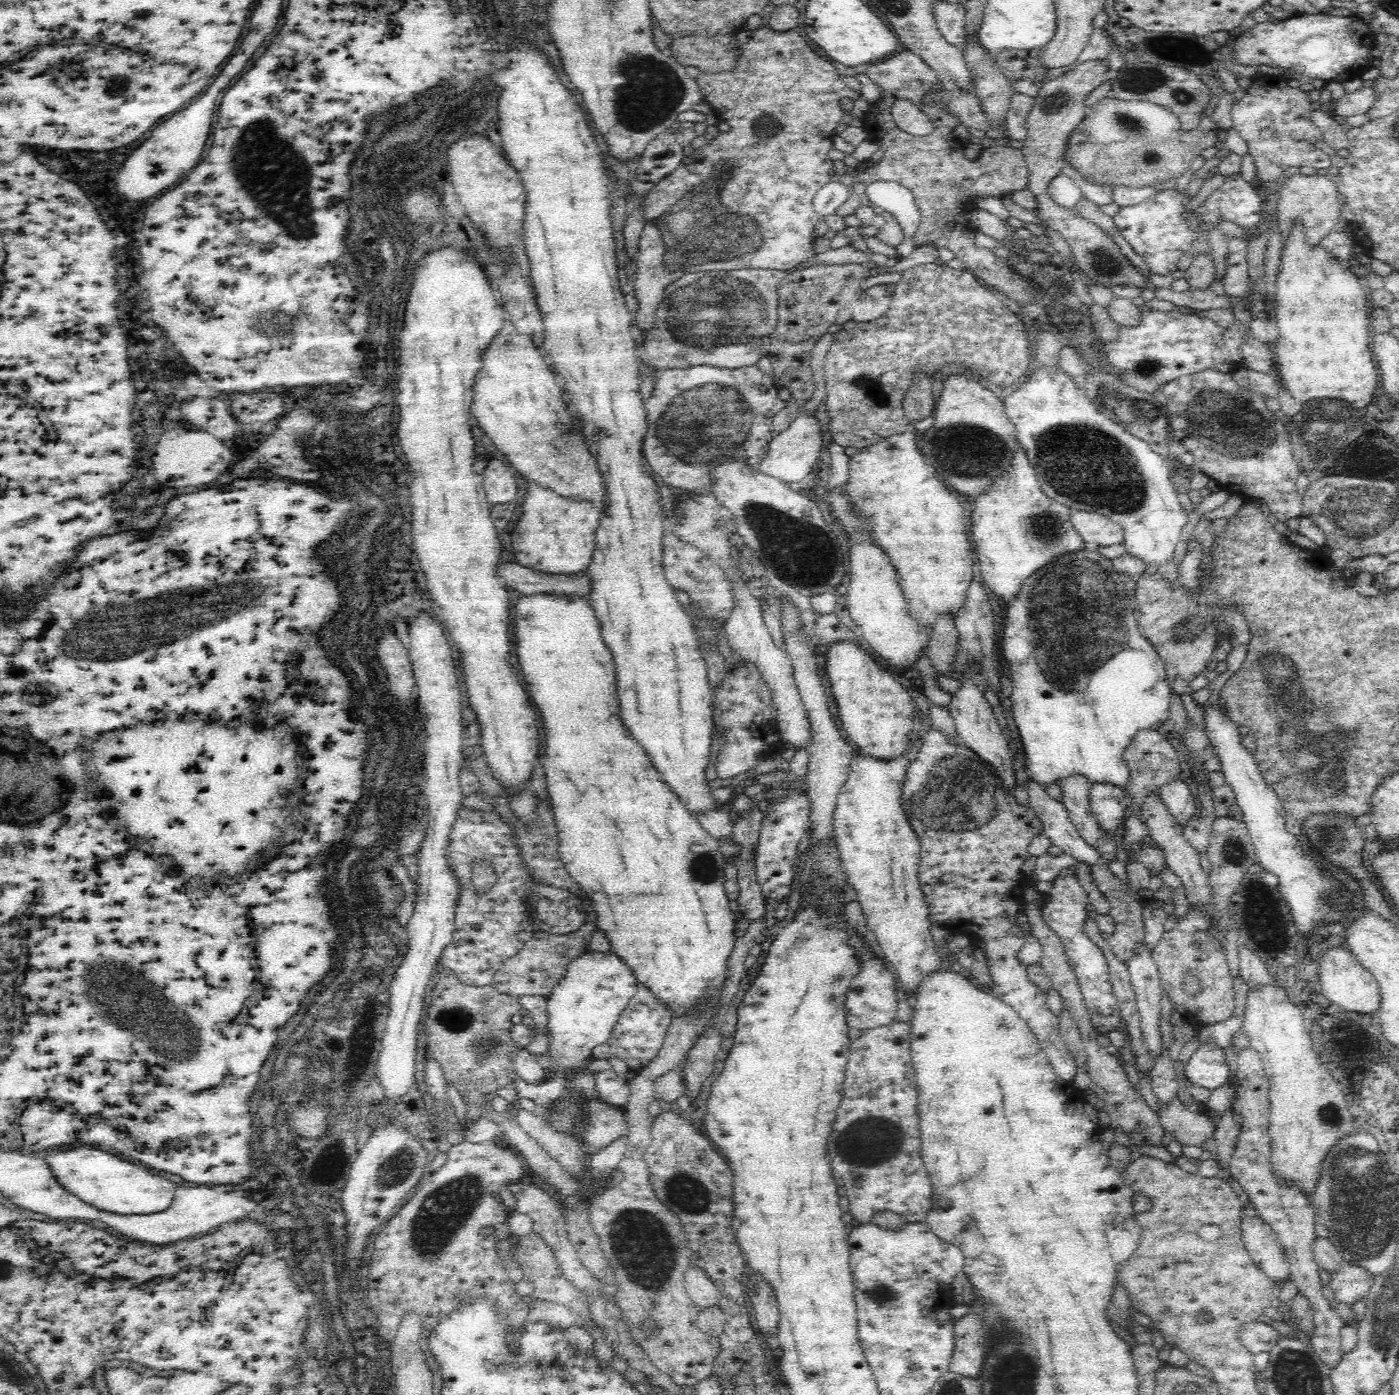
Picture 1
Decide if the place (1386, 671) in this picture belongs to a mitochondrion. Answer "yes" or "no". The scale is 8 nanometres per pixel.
no

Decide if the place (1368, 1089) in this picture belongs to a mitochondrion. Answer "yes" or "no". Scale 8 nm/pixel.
no

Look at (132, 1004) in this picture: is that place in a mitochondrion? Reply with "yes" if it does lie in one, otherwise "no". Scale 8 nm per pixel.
yes

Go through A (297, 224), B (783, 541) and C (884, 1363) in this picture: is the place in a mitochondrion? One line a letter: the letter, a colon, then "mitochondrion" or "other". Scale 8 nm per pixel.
A: mitochondrion
B: mitochondrion
C: other

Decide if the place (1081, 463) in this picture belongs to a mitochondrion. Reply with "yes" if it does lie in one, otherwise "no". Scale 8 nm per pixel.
yes

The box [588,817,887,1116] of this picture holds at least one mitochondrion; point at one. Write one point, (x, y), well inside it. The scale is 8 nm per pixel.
(705, 869)

